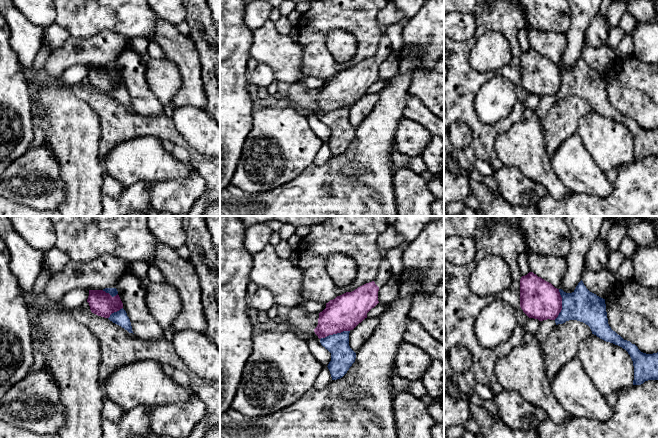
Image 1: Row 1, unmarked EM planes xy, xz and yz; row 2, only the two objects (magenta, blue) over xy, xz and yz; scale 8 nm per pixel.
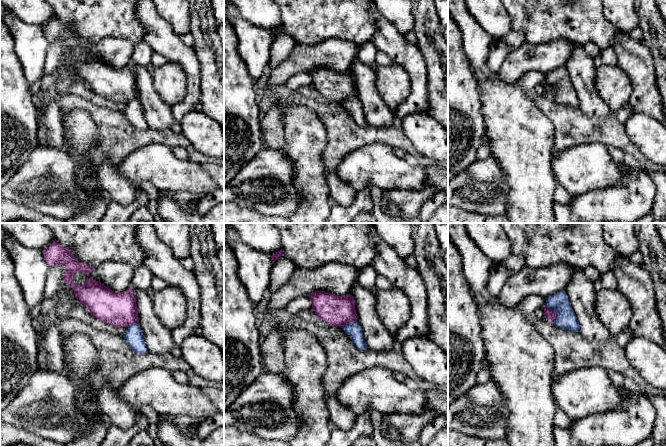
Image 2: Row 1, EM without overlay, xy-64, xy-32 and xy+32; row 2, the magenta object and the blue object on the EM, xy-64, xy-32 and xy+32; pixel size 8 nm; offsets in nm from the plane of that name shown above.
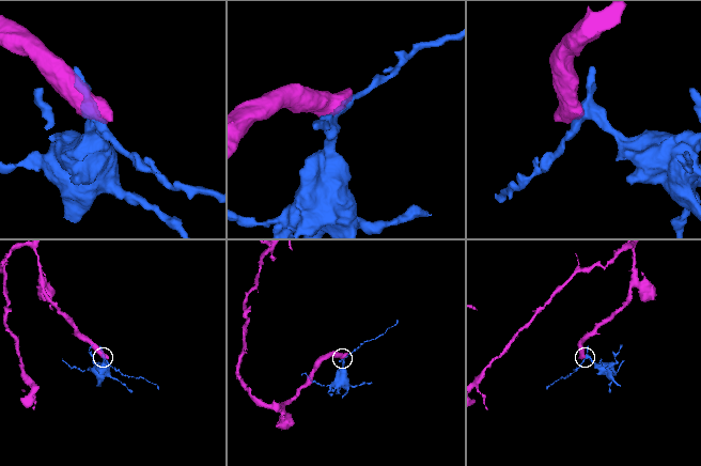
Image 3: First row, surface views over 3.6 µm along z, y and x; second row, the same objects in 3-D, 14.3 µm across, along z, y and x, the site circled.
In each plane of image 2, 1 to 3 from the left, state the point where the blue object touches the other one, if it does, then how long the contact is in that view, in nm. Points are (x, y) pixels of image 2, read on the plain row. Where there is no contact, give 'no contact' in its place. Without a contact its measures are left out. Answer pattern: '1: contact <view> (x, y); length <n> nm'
1: contact xy-64 (131, 99); length 100 nm
2: contact xy-32 (348, 98); length 150 nm
3: contact xy+32 (555, 88); length 160 nm

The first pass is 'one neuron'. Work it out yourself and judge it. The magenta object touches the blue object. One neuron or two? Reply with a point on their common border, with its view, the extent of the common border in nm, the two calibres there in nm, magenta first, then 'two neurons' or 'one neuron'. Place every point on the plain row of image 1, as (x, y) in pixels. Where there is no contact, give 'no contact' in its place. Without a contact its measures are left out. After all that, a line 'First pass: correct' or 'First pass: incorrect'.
meets magenta in yz at (561, 80); contact 260 nm long; 320 nm thick on the magenta side, 260 nm on the other; two neurons
First pass: incorrect

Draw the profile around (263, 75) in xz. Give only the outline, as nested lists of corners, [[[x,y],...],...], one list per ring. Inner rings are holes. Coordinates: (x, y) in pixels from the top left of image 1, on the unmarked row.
[[[258,63],[257,68],[248,74],[248,84],[259,88],[267,88],[275,80],[273,70],[265,63]]]

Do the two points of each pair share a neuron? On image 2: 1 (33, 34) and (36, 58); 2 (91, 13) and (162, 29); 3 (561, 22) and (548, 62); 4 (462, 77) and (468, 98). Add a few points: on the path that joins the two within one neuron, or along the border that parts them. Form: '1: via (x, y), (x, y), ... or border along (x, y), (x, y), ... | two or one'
1: via (33, 40), (33, 52) | one
2: border along (136, 10), (138, 20), (144, 28), (143, 40) | two
3: border along (573, 42), (563, 39), (552, 39), (533, 44) | two
4: via (464, 82), (464, 93) | one

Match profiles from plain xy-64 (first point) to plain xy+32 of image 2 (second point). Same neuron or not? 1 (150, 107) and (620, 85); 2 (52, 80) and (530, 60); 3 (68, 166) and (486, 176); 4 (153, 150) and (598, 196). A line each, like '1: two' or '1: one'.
1: two
2: one
3: one
4: two

